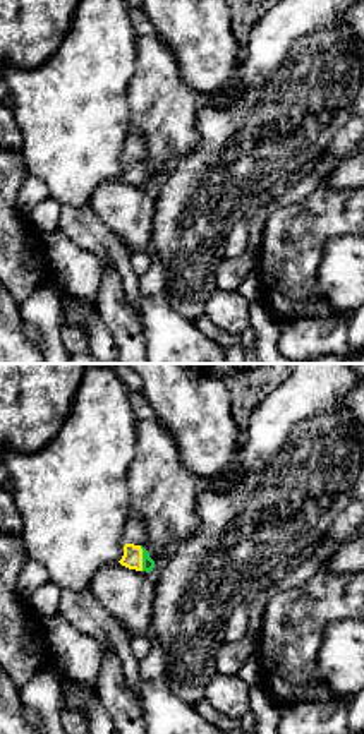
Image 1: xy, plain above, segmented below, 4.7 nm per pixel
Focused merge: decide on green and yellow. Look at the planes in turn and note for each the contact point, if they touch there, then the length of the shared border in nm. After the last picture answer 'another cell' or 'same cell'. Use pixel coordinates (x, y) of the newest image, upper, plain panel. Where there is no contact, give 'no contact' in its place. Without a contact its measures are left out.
contact (143, 174); length 120 nm

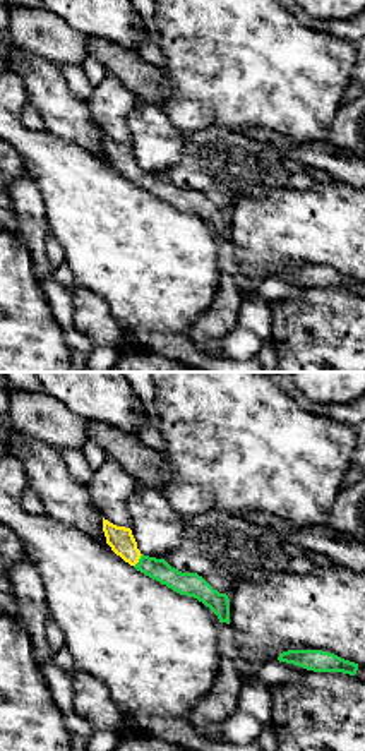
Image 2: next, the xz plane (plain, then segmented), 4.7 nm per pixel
contact (139, 177); length 80 nm

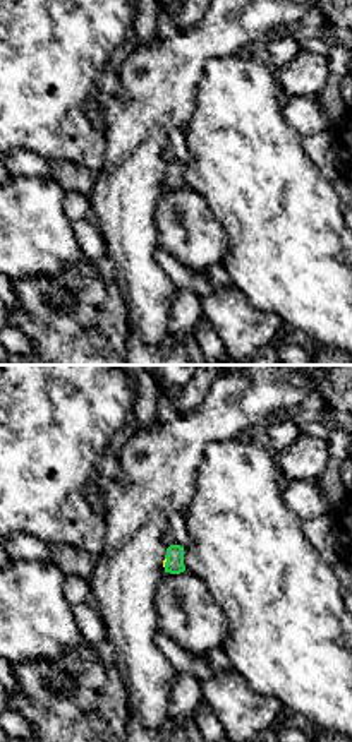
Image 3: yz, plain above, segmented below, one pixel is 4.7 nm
contact (165, 179); length 50 nm

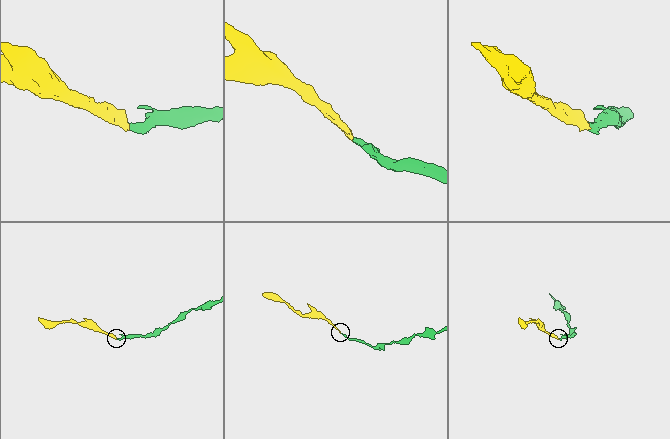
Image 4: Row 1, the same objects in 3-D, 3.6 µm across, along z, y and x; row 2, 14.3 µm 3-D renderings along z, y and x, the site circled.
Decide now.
same cell

